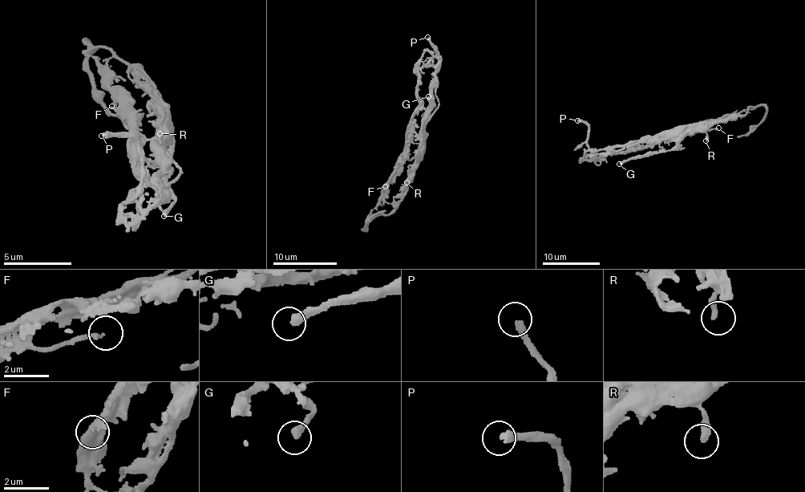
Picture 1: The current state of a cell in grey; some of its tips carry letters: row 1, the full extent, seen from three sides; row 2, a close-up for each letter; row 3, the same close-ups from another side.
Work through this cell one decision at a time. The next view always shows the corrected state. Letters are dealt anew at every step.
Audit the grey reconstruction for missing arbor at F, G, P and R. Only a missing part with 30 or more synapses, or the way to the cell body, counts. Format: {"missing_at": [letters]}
{"missing_at": ["P"]}

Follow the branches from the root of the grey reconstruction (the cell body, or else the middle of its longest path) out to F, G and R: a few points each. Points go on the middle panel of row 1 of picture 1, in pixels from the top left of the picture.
F: (403, 150), (394, 176), (385, 186)
G: (403, 150), (414, 134), (413, 132), (417, 135), (419, 132), (420, 123), (430, 108), (428, 96)
R: (403, 150), (414, 136), (420, 137), (419, 160), (414, 176), (406, 182)

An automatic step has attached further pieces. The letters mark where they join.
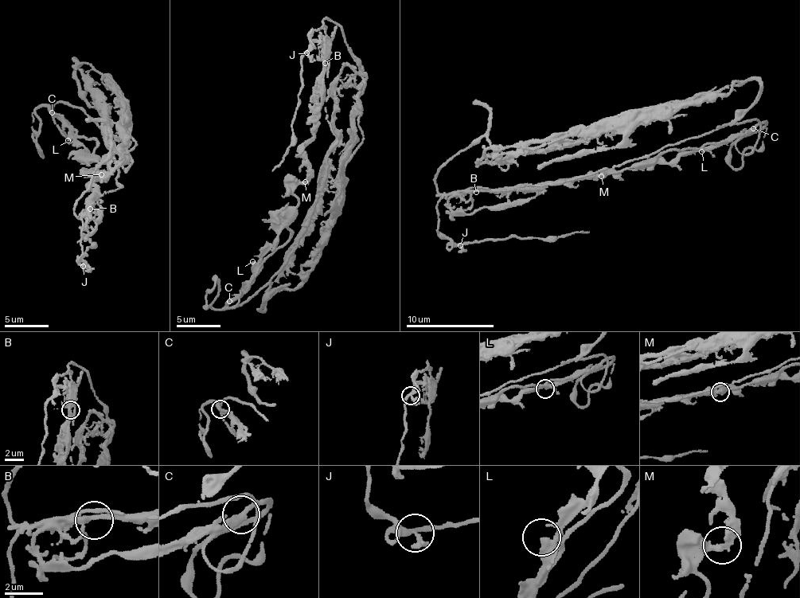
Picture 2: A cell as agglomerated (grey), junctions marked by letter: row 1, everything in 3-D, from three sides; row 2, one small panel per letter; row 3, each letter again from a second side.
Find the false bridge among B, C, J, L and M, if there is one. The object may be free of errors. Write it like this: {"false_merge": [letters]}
{"false_merge": []}

